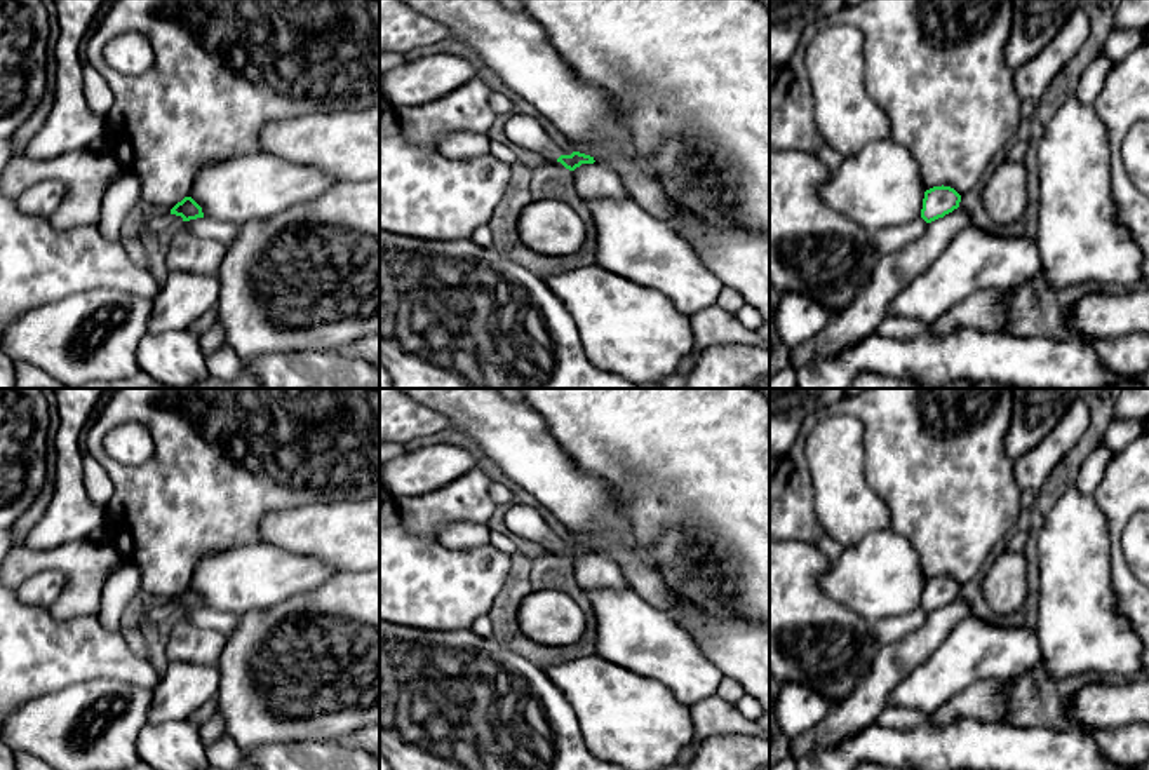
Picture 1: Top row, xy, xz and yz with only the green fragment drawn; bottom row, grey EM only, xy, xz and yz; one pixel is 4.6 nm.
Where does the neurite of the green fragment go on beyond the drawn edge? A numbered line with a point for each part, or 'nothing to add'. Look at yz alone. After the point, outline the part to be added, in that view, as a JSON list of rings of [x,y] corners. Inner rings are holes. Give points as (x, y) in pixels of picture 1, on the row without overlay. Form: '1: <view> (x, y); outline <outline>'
nothing to add

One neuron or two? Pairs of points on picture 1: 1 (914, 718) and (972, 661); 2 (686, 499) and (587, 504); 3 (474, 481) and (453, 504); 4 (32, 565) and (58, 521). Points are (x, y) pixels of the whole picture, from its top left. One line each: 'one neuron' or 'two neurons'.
1: two neurons
2: two neurons
3: one neuron
4: two neurons

